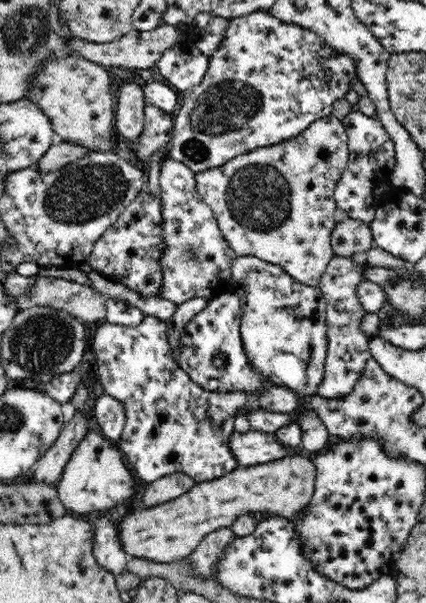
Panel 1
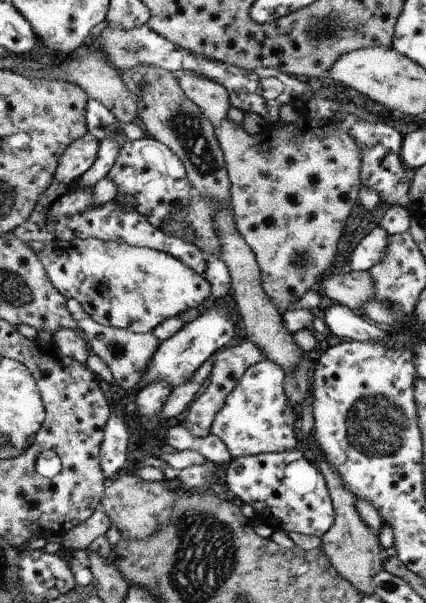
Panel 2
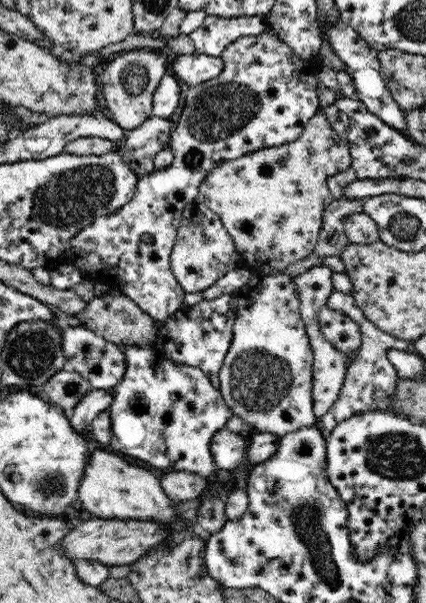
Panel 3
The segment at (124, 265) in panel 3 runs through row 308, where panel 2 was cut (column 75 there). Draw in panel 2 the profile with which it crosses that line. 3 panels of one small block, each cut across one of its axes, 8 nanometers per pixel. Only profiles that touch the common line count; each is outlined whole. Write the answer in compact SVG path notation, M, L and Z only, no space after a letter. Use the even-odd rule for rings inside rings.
M89 131L82 139L76 139L58 163L54 179L69 185L79 180L98 158L99 142Z

